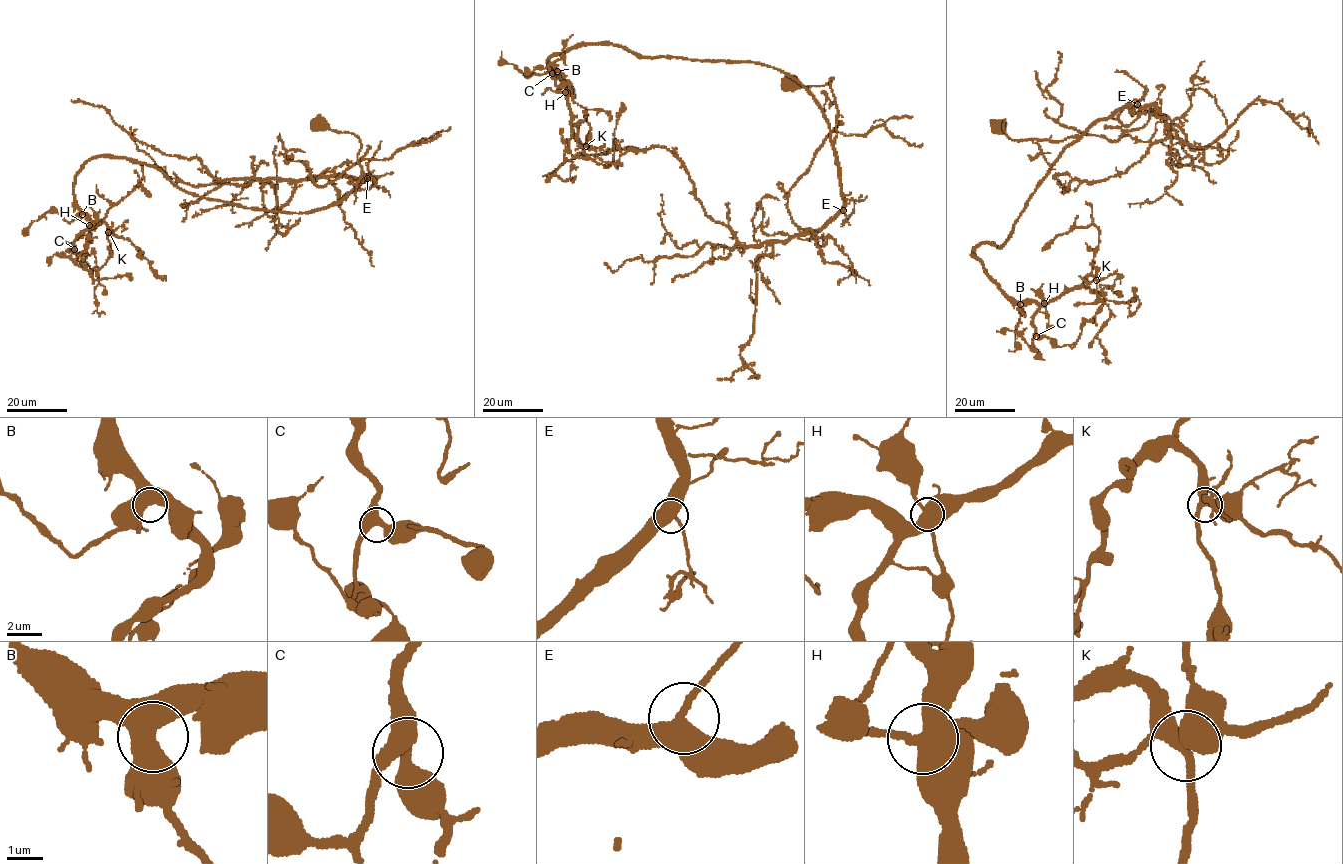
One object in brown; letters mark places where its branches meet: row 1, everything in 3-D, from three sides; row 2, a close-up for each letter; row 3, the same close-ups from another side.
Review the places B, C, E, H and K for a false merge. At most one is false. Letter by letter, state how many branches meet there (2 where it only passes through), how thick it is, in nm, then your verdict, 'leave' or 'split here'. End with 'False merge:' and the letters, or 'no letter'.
B: 3 | 550 nm | leave
C: 3 | 440 nm | leave
E: 3 | 440 nm | leave
H: 4 | 460 nm | split here
K: 4 | 360 nm | leave
False merge: H

